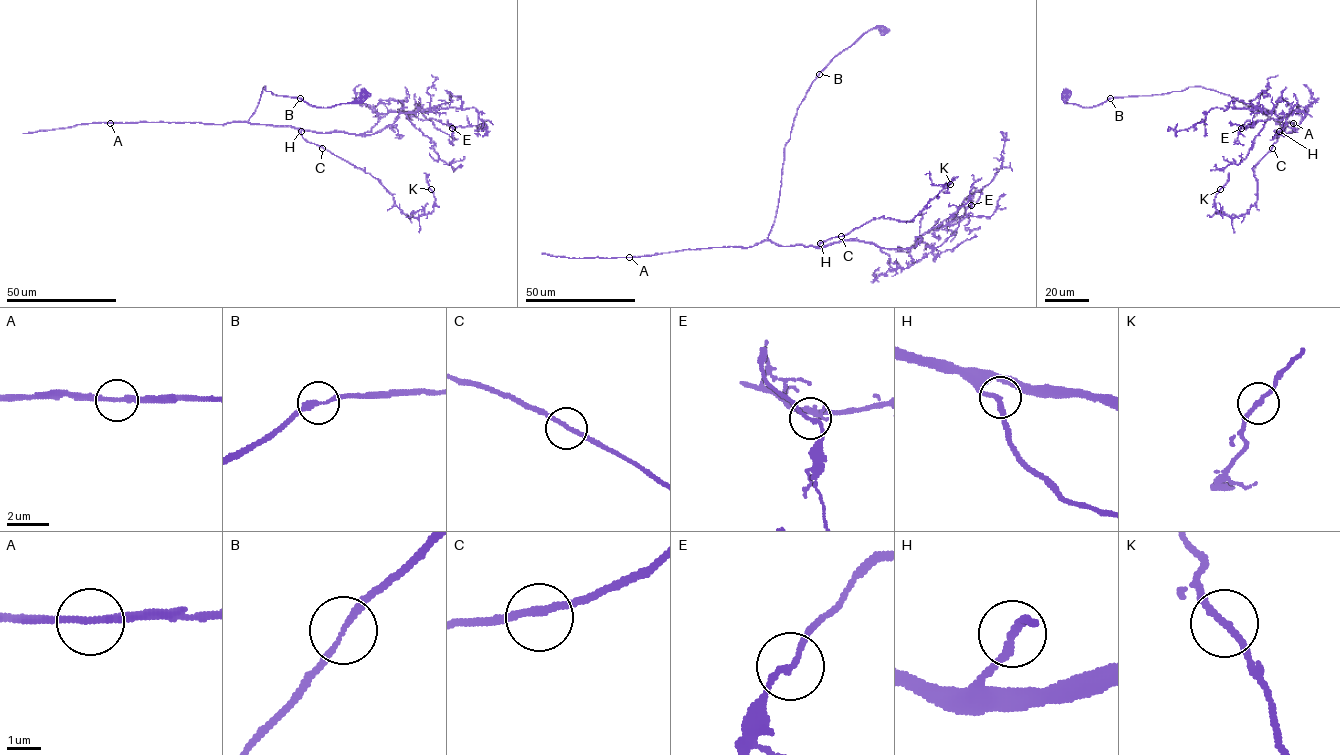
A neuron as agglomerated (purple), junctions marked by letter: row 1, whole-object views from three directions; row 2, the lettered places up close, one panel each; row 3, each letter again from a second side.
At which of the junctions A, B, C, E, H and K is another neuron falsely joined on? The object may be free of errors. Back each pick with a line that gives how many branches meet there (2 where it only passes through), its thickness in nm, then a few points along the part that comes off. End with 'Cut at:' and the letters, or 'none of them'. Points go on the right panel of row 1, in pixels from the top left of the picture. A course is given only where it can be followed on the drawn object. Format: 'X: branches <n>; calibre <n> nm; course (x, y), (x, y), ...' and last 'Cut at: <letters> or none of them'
Cut at: none of them

